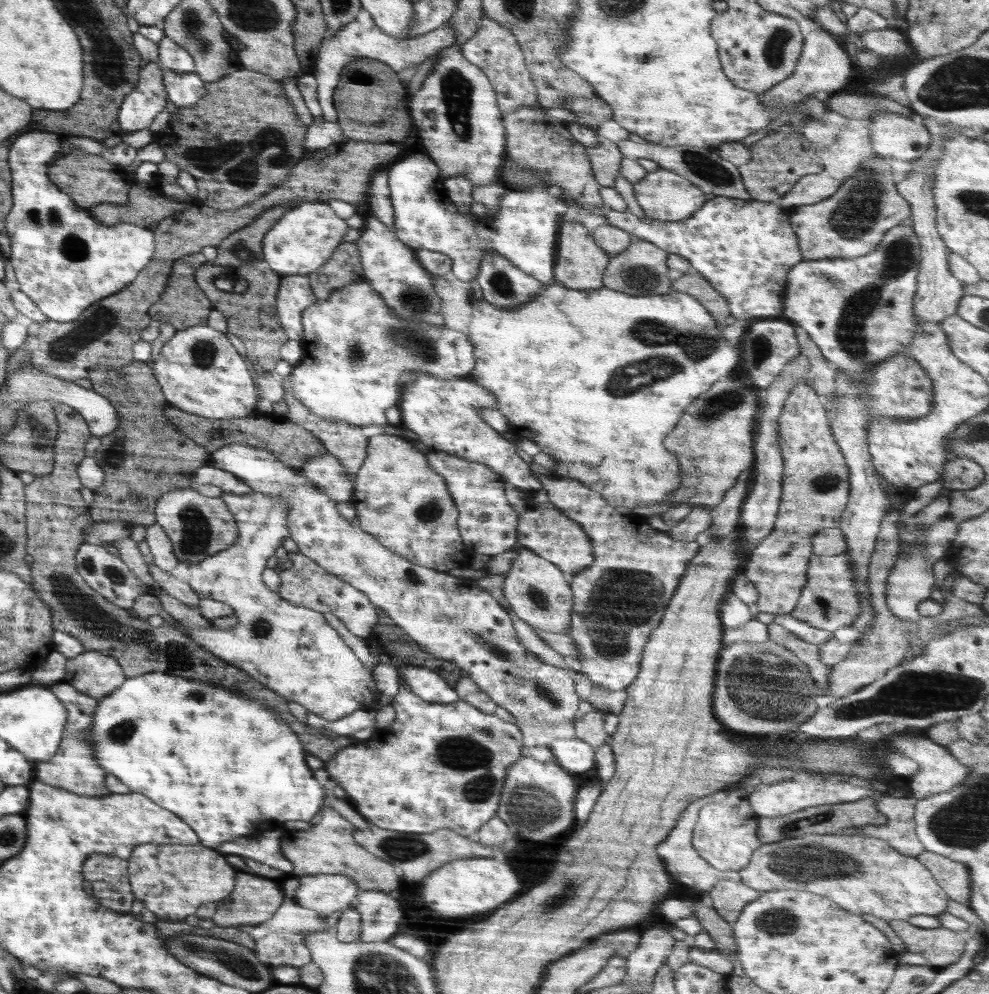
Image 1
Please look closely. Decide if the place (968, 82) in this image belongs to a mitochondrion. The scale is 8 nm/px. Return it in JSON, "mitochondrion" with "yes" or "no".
{"mitochondrion":"yes"}

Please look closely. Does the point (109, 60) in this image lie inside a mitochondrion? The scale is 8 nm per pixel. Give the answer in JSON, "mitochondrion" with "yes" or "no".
{"mitochondrion":"yes"}

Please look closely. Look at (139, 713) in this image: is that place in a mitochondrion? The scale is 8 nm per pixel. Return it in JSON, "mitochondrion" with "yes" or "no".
{"mitochondrion":"yes"}

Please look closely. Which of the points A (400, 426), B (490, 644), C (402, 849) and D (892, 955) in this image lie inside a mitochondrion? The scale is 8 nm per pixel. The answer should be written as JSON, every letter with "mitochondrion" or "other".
{"A":"other","B":"mitochondrion","C":"mitochondrion","D":"other"}

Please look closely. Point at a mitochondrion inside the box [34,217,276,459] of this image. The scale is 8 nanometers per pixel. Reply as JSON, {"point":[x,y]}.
{"point":[98,325]}

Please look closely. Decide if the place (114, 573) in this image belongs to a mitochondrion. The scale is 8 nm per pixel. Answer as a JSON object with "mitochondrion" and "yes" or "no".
{"mitochondrion":"yes"}

